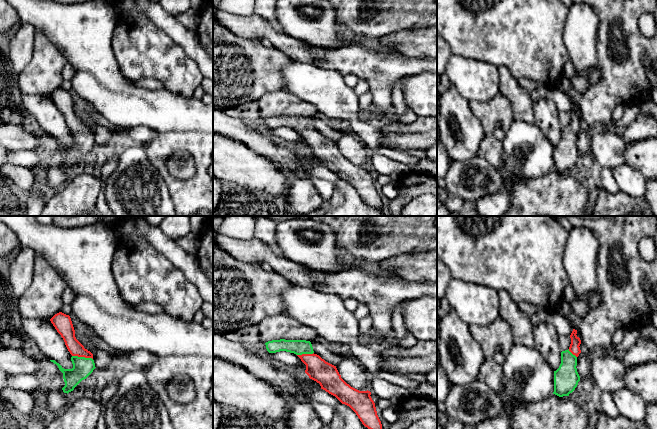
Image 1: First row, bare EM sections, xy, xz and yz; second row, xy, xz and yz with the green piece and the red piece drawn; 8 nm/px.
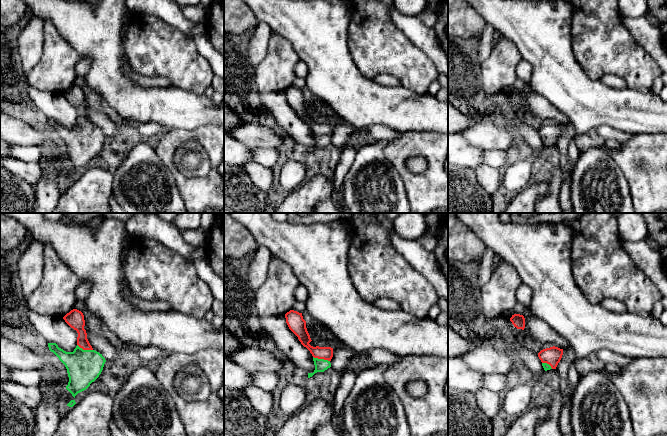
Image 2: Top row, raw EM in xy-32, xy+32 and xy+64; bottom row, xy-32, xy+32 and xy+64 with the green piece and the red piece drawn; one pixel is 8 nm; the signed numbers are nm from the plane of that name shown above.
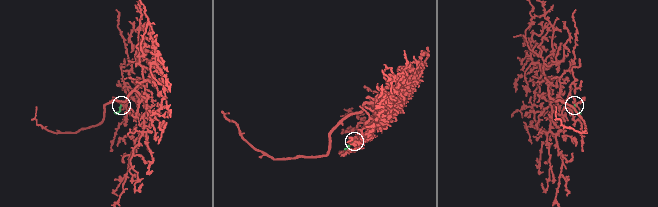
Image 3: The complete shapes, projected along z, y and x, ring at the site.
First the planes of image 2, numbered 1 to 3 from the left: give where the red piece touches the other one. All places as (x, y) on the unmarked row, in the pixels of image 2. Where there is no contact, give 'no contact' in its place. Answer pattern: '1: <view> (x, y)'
1: xy-32 (85, 126)
2: xy+32 (321, 135)
3: xy+64 (546, 139)

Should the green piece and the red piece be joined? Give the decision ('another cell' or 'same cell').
same cell

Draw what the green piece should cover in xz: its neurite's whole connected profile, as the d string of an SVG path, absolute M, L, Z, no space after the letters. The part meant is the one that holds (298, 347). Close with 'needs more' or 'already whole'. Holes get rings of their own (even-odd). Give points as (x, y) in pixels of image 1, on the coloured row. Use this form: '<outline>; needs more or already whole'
M272 340L265 343L269 353L286 351L296 354L306 365L305 373L320 384L321 389L335 396L342 404L349 406L368 429L382 429L375 403L370 391L359 391L347 384L336 366L315 354L310 341Z; needs more

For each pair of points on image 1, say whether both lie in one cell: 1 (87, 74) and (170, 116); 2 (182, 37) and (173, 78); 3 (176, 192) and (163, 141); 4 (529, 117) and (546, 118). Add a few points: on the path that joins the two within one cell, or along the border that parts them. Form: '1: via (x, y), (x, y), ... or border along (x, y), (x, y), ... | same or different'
1: via (108, 90), (126, 106), (149, 108) | same
2: border along (162, 30), (195, 63) | different
3: via (169, 179), (160, 165), (160, 154) | same
4: border along (532, 102), (535, 122) | different

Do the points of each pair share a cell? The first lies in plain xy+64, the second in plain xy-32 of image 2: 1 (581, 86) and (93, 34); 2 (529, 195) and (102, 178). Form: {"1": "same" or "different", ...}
{"1": "same", "2": "same"}

